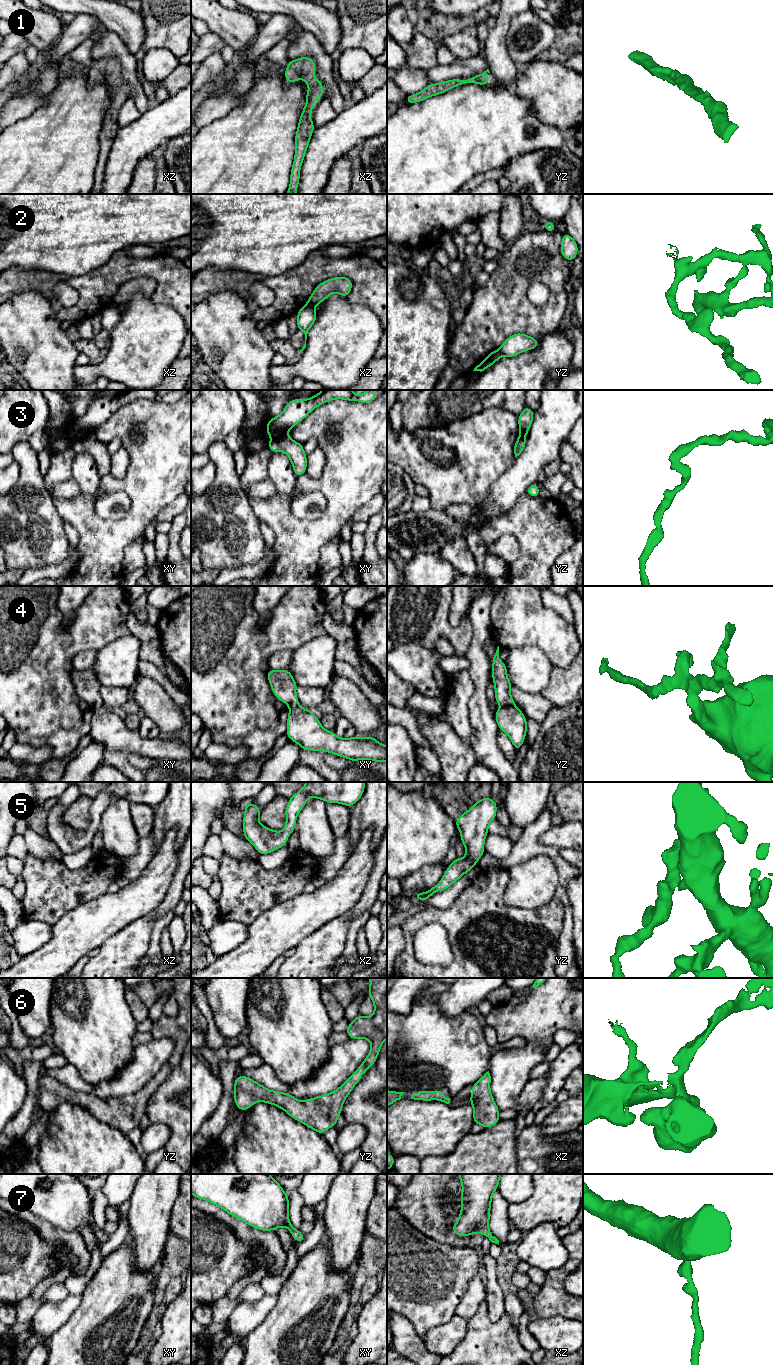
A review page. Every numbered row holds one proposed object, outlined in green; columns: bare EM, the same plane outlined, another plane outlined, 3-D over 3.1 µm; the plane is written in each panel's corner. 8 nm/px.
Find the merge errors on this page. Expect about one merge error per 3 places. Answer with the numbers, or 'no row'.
2, 3, 4

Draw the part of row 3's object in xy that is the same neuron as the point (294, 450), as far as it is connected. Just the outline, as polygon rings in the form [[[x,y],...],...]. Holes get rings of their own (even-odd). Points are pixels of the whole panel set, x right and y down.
[[[287,434],[272,437],[268,443],[272,453],[282,451],[287,454],[293,466],[296,478],[306,473],[307,455],[303,444],[292,440]]]

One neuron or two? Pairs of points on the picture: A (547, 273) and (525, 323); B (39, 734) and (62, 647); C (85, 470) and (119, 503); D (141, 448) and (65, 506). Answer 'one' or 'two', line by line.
A: one
B: one
C: one
D: one

